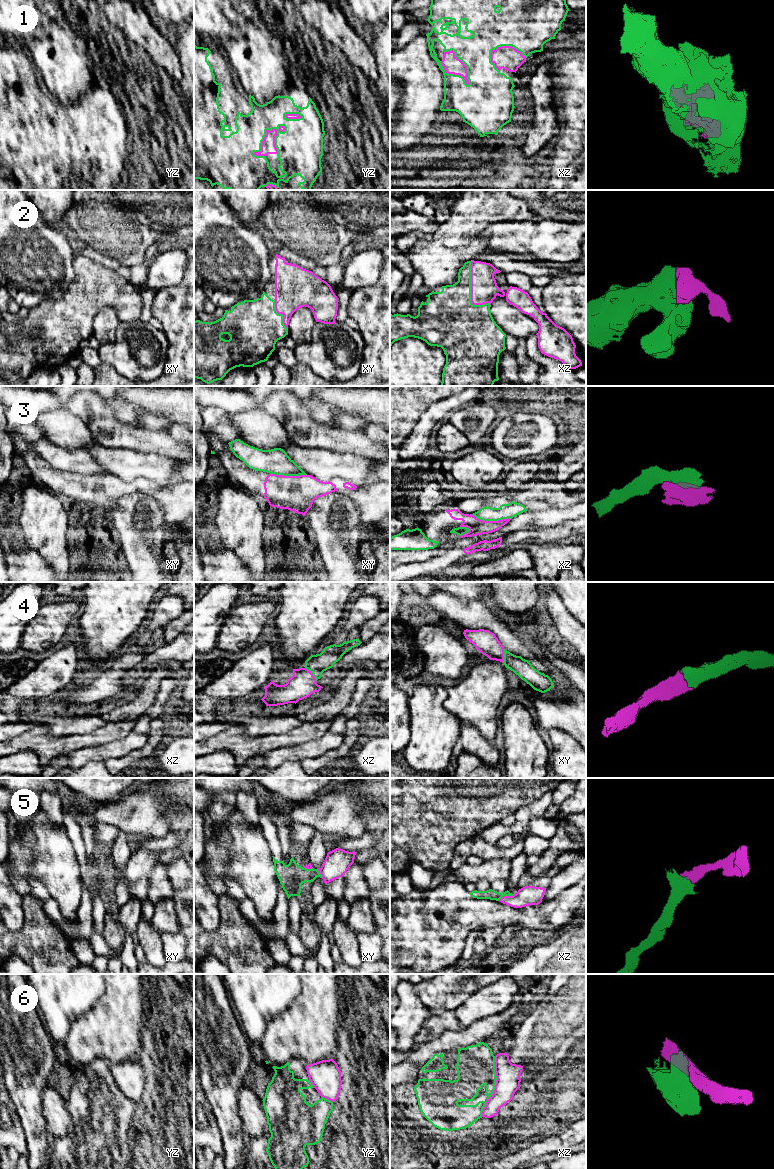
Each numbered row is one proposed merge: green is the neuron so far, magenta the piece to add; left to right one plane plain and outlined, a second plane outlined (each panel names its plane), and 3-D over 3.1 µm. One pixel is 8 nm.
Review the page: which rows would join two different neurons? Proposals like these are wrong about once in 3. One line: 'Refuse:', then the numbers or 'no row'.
Refuse: 3, 6

